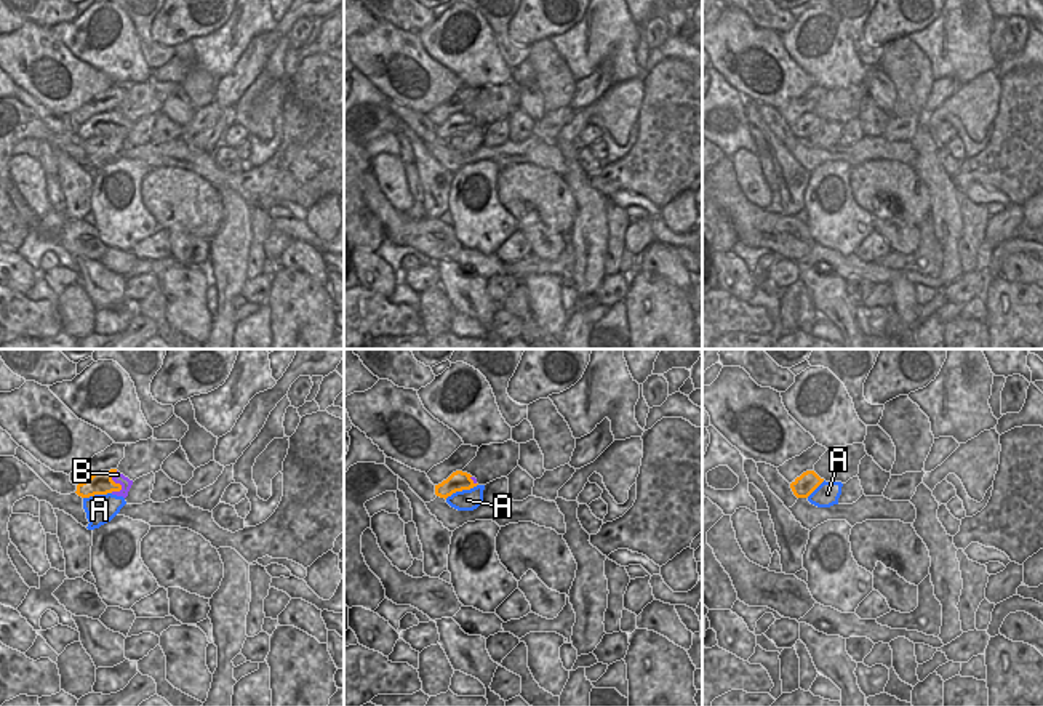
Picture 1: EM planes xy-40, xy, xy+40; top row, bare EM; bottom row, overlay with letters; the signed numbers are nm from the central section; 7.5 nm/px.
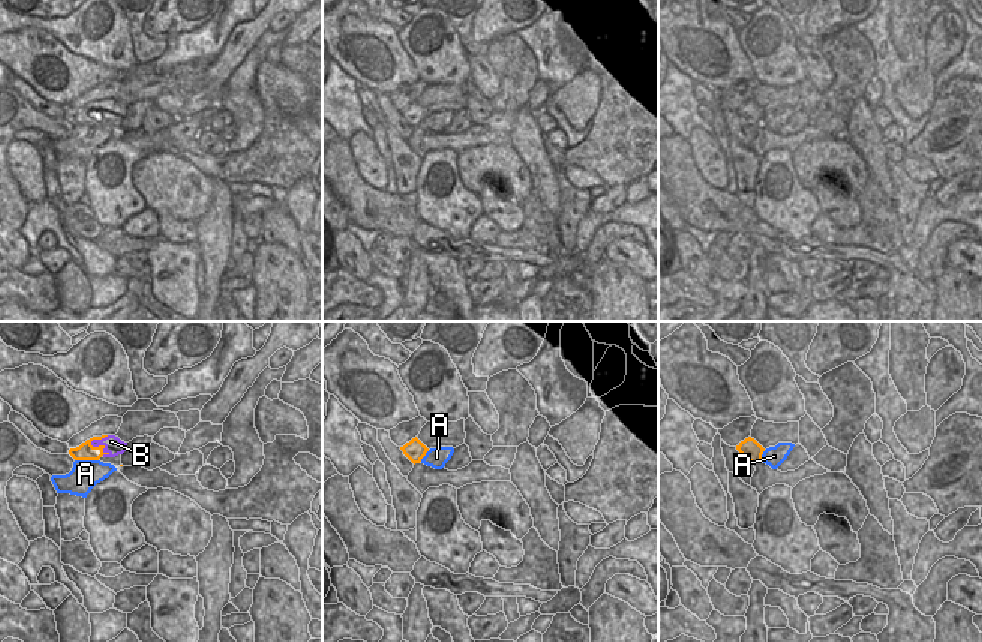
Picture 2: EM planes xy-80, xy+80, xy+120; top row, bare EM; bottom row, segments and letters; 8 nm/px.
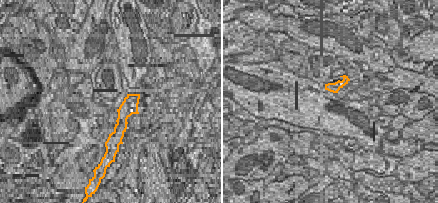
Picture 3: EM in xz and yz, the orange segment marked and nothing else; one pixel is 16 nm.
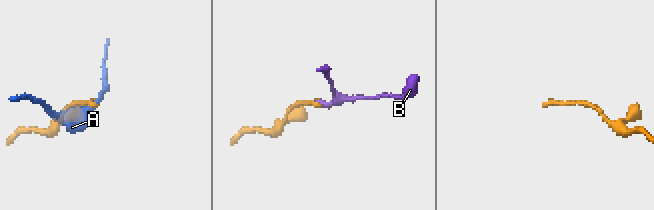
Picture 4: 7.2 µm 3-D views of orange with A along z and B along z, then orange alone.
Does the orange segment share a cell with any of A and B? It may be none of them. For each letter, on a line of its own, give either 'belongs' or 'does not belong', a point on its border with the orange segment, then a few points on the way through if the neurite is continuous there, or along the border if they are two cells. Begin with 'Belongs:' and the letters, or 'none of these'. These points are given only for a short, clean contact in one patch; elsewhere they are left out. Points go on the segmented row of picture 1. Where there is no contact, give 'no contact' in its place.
Belongs: B
A: does not belong | xy (461, 490)
B: belongs | xy-40 (119, 484)

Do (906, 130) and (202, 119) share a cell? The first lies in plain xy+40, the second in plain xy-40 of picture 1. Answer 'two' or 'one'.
one

